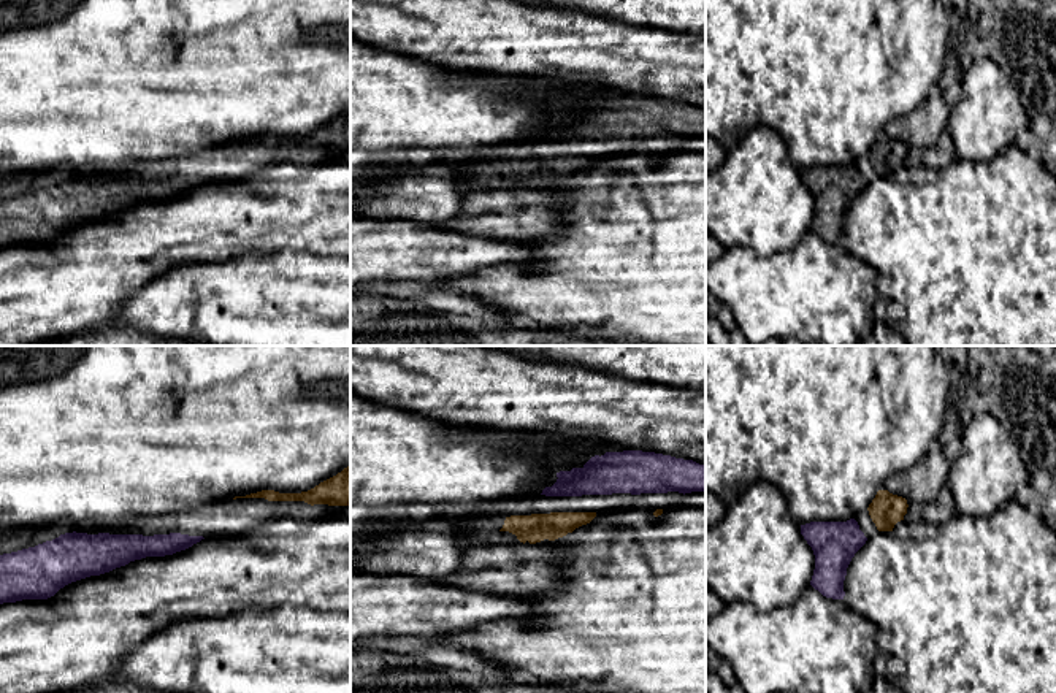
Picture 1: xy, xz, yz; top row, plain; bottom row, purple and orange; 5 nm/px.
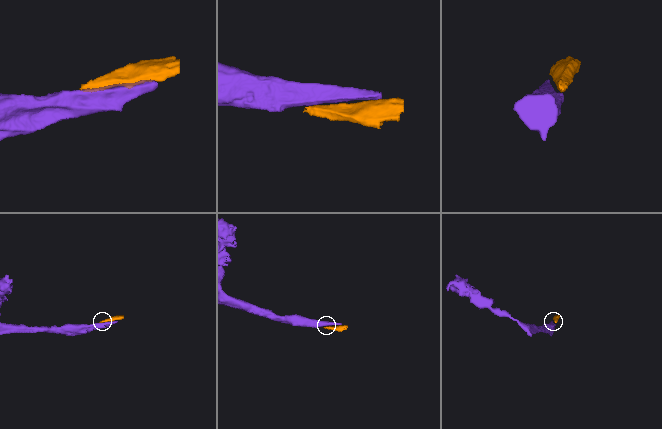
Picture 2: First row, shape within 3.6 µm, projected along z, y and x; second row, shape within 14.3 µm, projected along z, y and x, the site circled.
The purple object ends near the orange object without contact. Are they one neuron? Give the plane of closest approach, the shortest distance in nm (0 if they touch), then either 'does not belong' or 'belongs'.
yz | 70 nm | belongs

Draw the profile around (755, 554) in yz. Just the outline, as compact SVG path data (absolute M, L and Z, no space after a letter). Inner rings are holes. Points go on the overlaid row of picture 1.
M755 482L725 517L706 531L706 585L725 603L750 603L771 612L794 603L810 585L815 569L812 547L791 519L780 490L769 482Z

